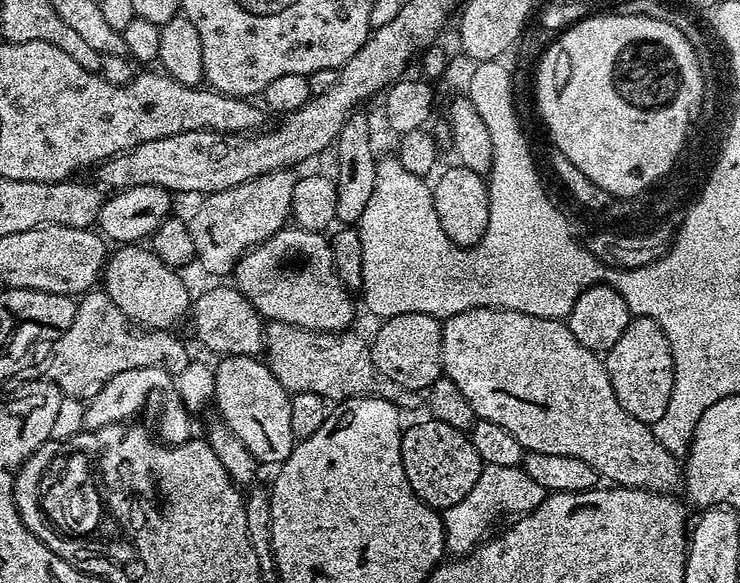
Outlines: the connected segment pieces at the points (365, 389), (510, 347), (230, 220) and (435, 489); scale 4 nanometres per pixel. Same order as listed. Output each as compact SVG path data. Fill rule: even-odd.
M270 320L264 326L263 359L268 369L282 382L289 394L313 392L329 402L349 400L355 396L381 396L401 410L421 407L421 393L390 382L372 361L372 350L367 339L355 336L352 330L315 332L286 322Z
M471 308L447 317L442 327L442 372L462 390L477 420L494 422L506 434L518 438L525 453L558 454L586 462L597 477L621 488L645 488L648 492L667 493L677 487L682 464L658 442L649 425L626 414L610 386L610 374L597 353L586 350L564 320L538 318L505 308Z
M292 170L267 172L253 180L242 182L230 190L209 192L187 221L190 238L194 238L196 260L212 276L224 278L233 271L236 261L264 240L280 231L292 216L291 199L297 173Z
M423 419L401 431L402 466L414 494L431 508L443 510L462 502L462 498L474 490L474 482L478 482L486 465L465 433L454 426L446 426L446 422Z

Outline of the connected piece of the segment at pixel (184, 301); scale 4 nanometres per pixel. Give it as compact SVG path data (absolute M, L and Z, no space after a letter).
M140 242L121 244L111 249L104 262L102 291L111 298L114 306L118 306L118 310L122 310L122 314L126 314L126 318L141 328L172 330L190 312L190 295L180 275L177 269L166 266L166 262L162 262L151 247Z

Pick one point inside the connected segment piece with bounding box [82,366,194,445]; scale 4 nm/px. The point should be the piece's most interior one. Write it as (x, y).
(126, 394)

